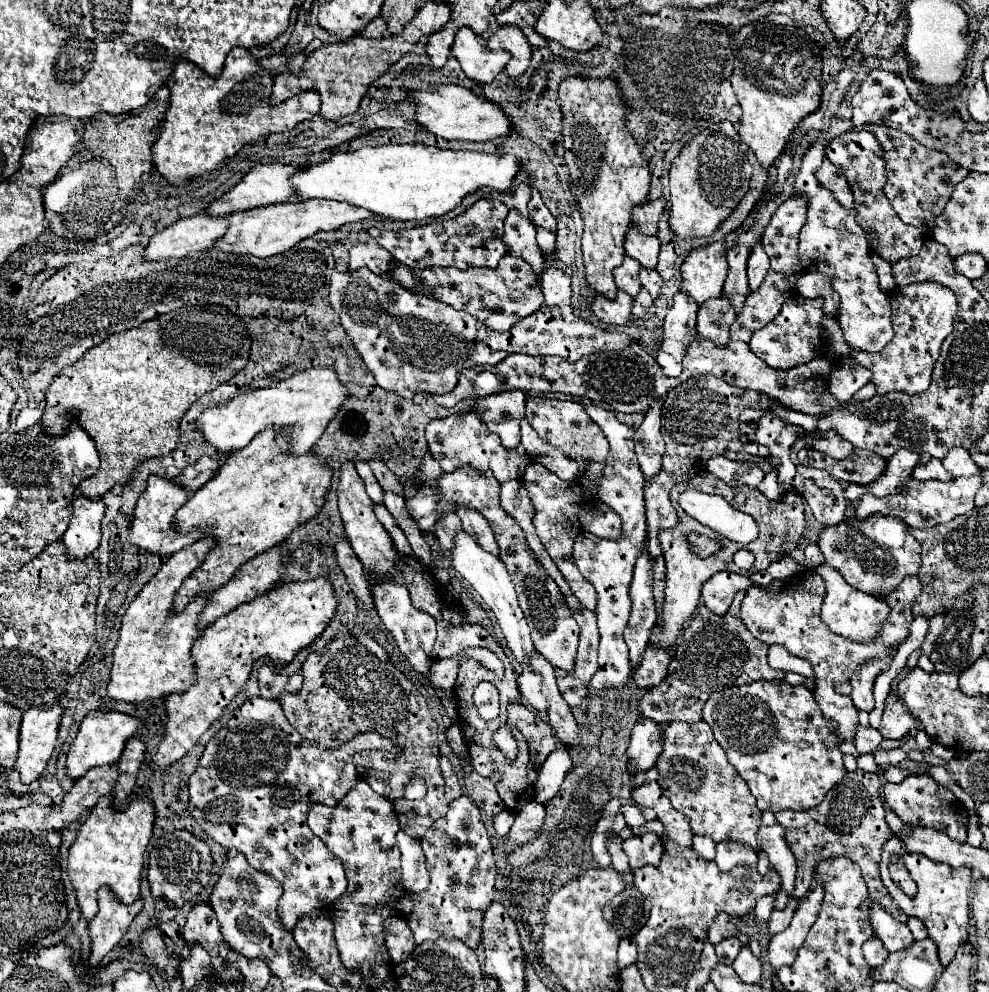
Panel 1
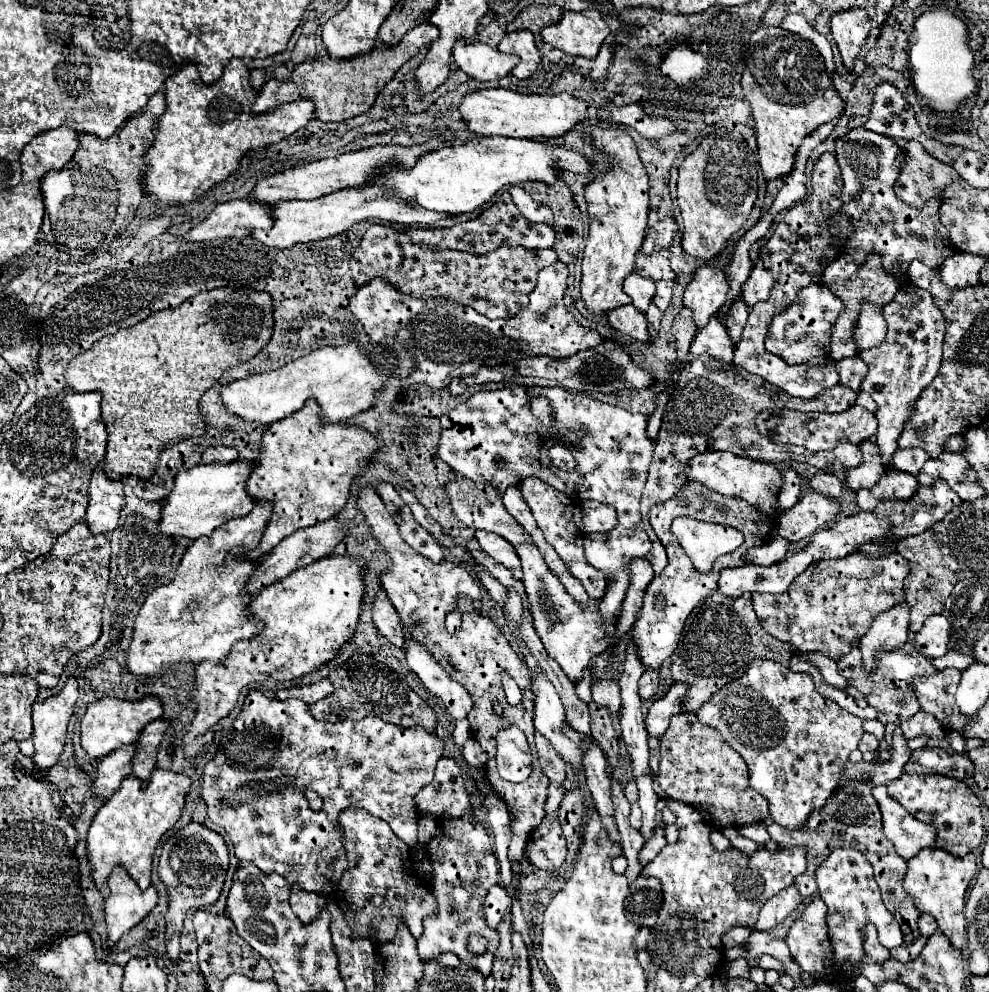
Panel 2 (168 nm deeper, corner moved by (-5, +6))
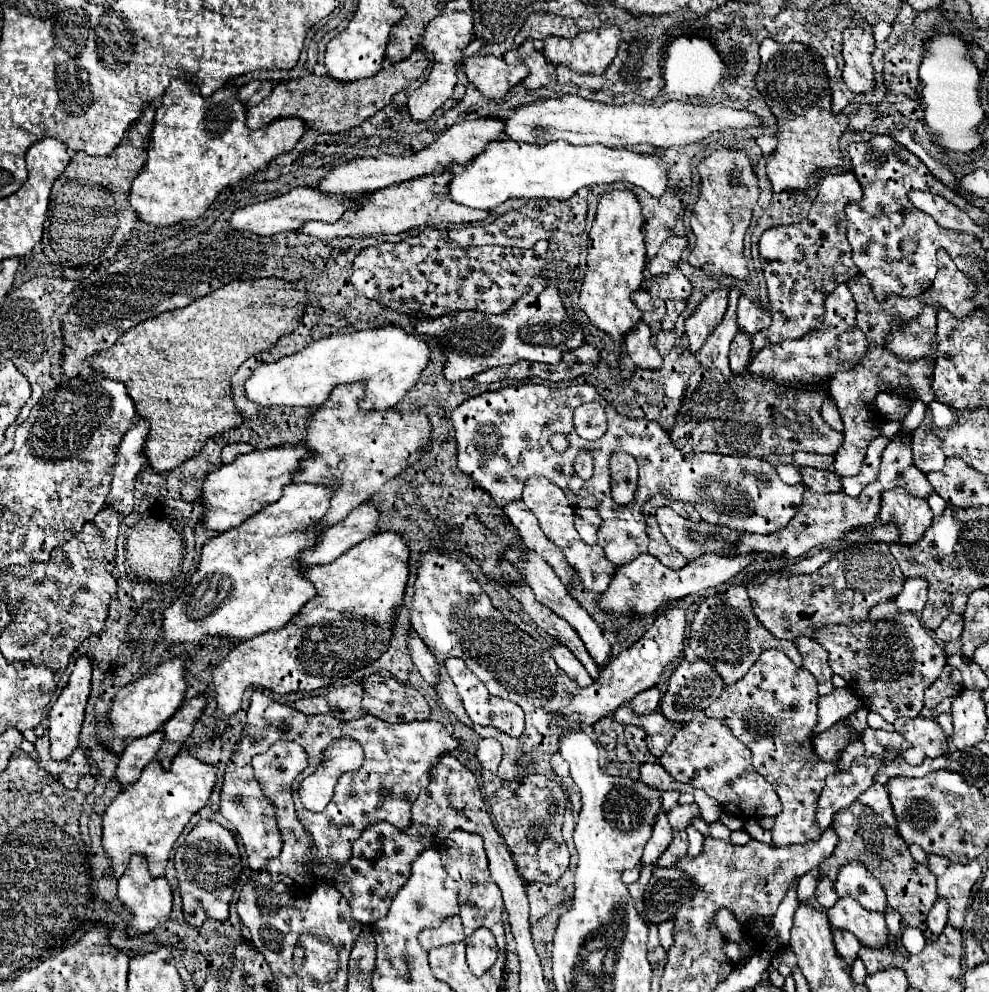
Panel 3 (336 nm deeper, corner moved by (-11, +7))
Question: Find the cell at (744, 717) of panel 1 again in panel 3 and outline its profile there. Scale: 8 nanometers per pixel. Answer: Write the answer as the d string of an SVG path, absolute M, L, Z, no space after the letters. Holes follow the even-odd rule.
M766 650L758 656L750 672L736 684L726 686L722 696L710 704L710 708L704 712L710 718L720 720L724 726L732 730L732 734L742 740L750 750L752 750L752 764L754 768L774 786L774 792L780 796L782 802L782 812L776 816L776 824L772 828L772 842L774 846L792 846L792 844L802 844L810 840L818 840L822 832L814 828L814 812L816 812L816 802L818 796L824 788L824 778L828 774L840 772L838 762L822 762L818 760L812 740L814 740L814 726L818 722L818 690L816 690L816 680L806 672L804 668L794 666L780 650Z

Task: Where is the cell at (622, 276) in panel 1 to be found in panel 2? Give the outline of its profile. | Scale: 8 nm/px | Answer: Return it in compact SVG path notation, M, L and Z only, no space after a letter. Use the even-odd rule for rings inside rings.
M632 271L626 279L624 279L624 293L632 297L632 303L642 311L646 313L648 311L648 305L654 297L654 281L650 277L642 277L638 271Z

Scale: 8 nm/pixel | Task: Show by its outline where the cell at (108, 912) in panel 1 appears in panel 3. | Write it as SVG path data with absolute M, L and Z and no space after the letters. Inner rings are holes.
M134 854L130 858L126 872L118 880L118 898L132 912L132 922L128 926L130 936L152 932L156 926L164 924L172 912L172 888L170 888L168 880L164 876L154 878L148 870L148 860L142 854Z

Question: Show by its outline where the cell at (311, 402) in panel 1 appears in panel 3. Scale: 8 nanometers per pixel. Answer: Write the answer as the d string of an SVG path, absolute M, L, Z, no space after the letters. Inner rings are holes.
M382 326L352 334L332 334L316 340L302 352L280 358L272 364L258 366L246 382L246 396L260 406L312 406L326 402L330 392L340 384L366 382L366 398L362 408L384 410L394 408L406 392L420 380L430 362L430 346L416 334L404 332L400 326Z

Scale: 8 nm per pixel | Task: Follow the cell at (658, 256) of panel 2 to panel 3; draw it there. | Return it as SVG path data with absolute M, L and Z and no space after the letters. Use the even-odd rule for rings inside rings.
M674 268L674 272L670 272L670 276L662 276L662 280L650 280L650 296L660 298L660 300L688 300L688 296L692 294L692 284L688 278L682 276L682 272L678 268Z

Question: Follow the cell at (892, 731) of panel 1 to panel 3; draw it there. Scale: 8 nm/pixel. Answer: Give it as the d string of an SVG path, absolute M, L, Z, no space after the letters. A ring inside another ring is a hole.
M894 600L870 608L868 618L852 626L826 624L812 638L828 652L832 672L848 682L848 688L858 694L868 710L878 712L886 722L894 722L900 716L916 718L924 708L924 690L938 680L946 664L942 644L922 628L916 614L900 612Z

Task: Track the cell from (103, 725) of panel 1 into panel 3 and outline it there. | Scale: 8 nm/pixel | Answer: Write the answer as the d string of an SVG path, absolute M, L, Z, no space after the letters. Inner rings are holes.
M186 654L182 658L166 660L118 692L118 696L110 708L110 724L112 724L112 730L116 736L120 736L124 740L148 736L148 734L160 730L162 724L168 722L176 714L176 710L182 706L182 700L186 694L186 680L184 680L186 660L188 660Z

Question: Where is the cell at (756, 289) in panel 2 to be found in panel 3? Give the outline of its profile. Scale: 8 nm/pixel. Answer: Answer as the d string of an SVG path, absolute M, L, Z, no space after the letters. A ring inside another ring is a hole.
M746 296L740 298L738 302L738 312L736 312L736 324L738 330L748 334L750 338L770 326L770 312L764 308L758 308L754 302L750 302Z

